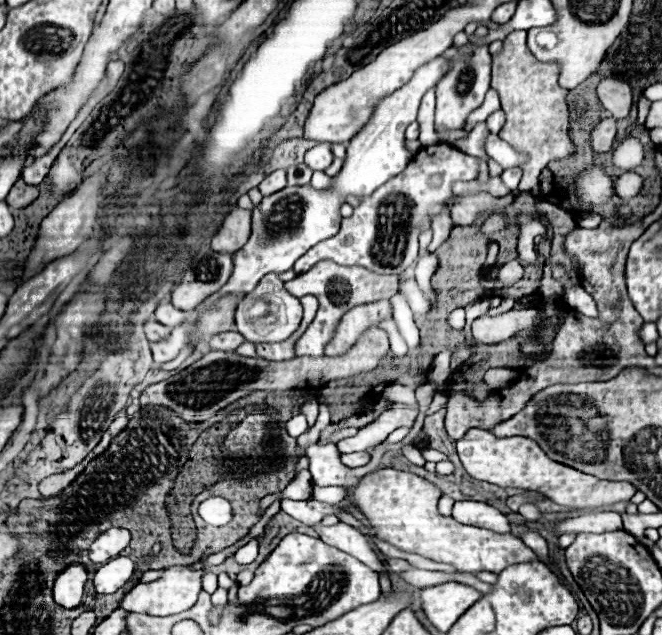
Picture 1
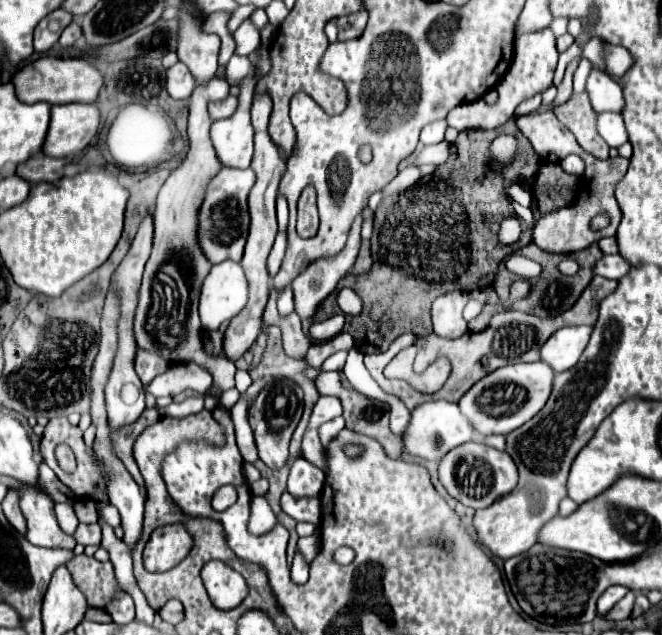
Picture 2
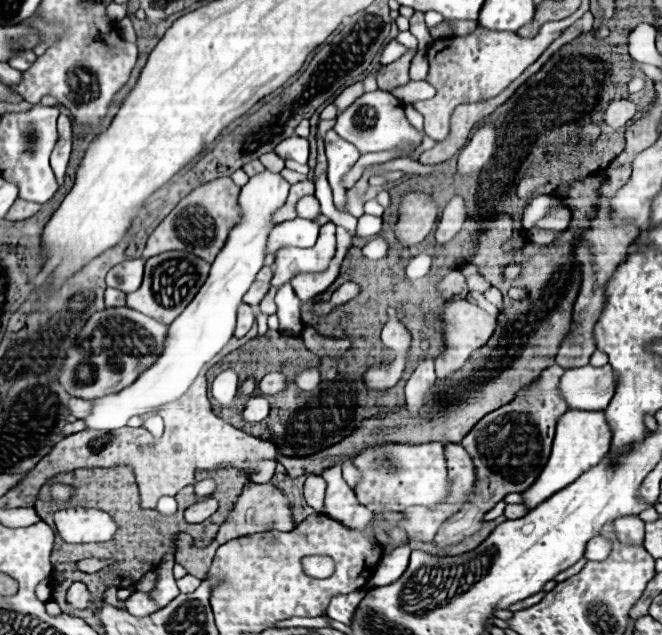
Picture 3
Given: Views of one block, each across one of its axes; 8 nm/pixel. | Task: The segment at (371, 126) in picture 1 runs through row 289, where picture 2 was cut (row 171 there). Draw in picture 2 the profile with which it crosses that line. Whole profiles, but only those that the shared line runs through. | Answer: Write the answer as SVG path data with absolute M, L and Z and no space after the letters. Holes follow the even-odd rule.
M222 168L220 174L210 182L206 200L200 208L200 246L212 264L218 264L228 258L234 262L242 260L248 226L250 226L248 194L254 186L254 180L256 176L252 168L246 168L246 170Z

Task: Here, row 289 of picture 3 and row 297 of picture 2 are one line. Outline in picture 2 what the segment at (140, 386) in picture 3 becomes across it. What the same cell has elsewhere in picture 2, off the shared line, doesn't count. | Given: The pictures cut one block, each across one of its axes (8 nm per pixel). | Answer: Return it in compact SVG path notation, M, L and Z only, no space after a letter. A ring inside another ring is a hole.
M226 260L216 266L212 266L210 274L206 276L202 284L202 294L200 294L200 320L204 330L218 330L222 322L228 322L234 318L248 302L248 280L242 270L240 262Z

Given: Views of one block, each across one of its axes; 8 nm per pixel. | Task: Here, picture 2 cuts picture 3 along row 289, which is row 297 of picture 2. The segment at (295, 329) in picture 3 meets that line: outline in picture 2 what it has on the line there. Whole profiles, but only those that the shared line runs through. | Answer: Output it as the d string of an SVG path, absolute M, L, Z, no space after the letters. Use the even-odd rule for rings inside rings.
M286 288L280 296L278 296L278 312L280 316L288 316L294 312L294 300L292 300L292 290Z

